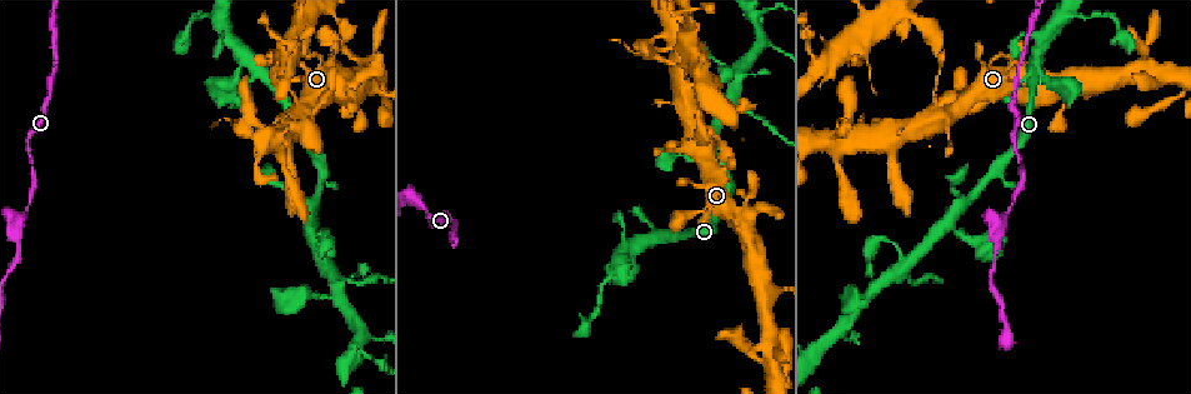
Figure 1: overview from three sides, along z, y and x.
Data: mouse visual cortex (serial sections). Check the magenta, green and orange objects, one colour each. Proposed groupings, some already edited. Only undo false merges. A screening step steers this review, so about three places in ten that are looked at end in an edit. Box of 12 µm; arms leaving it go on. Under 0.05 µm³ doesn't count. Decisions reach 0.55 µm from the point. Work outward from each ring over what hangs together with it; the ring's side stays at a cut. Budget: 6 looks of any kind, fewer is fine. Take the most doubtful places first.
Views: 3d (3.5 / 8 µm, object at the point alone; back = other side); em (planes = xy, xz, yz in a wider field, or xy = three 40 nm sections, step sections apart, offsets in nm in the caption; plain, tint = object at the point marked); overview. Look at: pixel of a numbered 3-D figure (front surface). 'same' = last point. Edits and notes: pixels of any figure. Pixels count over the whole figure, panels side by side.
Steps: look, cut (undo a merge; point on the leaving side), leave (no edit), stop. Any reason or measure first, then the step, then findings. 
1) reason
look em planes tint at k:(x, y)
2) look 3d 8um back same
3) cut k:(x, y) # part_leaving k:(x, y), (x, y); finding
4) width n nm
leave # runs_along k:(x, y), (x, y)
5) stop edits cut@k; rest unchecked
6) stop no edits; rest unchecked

thin neck
look 3d 3.5um at 1:(1001, 219)

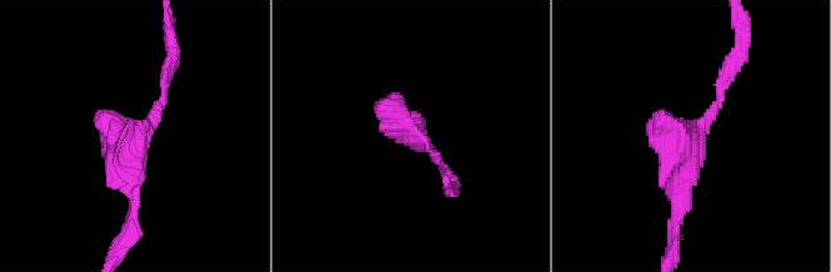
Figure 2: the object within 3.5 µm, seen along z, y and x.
look em xy step 3 tint at 2:(139, 141)

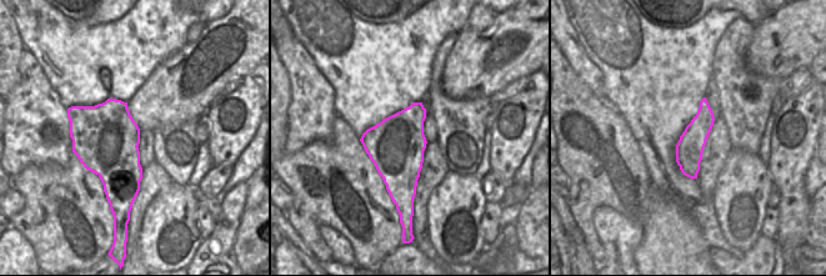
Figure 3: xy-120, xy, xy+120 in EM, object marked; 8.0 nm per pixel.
leave # runs_along 3:(704, 103), (692, 140), (694, 175); one cell here

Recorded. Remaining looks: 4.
a fork
look 3d 3.5um at 1:(625, 247)

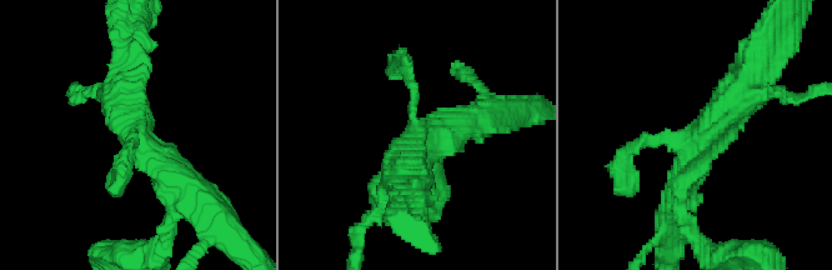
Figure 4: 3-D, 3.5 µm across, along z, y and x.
look em xy step 3 tint at 4:(420, 138)

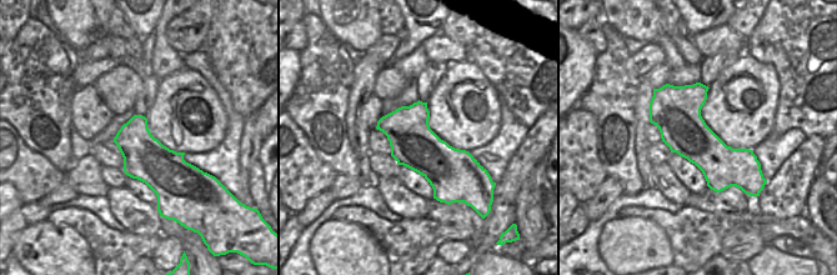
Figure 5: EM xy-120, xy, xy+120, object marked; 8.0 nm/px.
width 360 nm
leave # runs_along 4:(203, 204), (134, 135), (110, 93); one cell here

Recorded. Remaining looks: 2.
look em xy step 1 tint at 1:(253, 122)

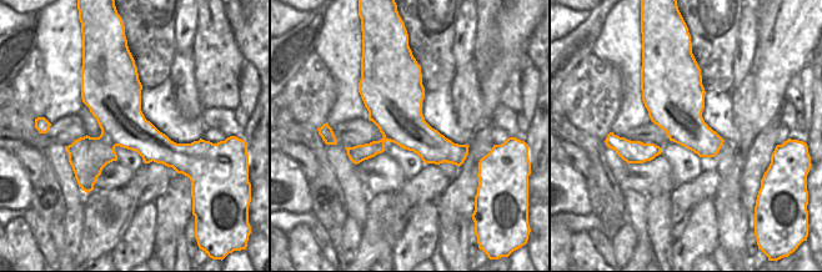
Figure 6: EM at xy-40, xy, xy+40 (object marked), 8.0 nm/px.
look 3d 3.5um same

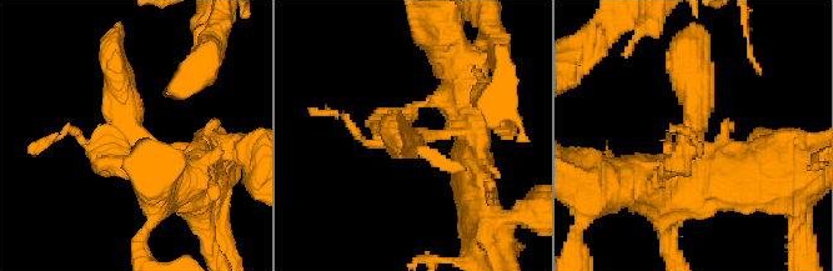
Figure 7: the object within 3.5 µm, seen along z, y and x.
cut 7:(68, 128) # border 6:(101, 129), (116, 145); a second cell is stuck on

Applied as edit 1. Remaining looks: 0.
stop edits cut@7; rest unchecked

